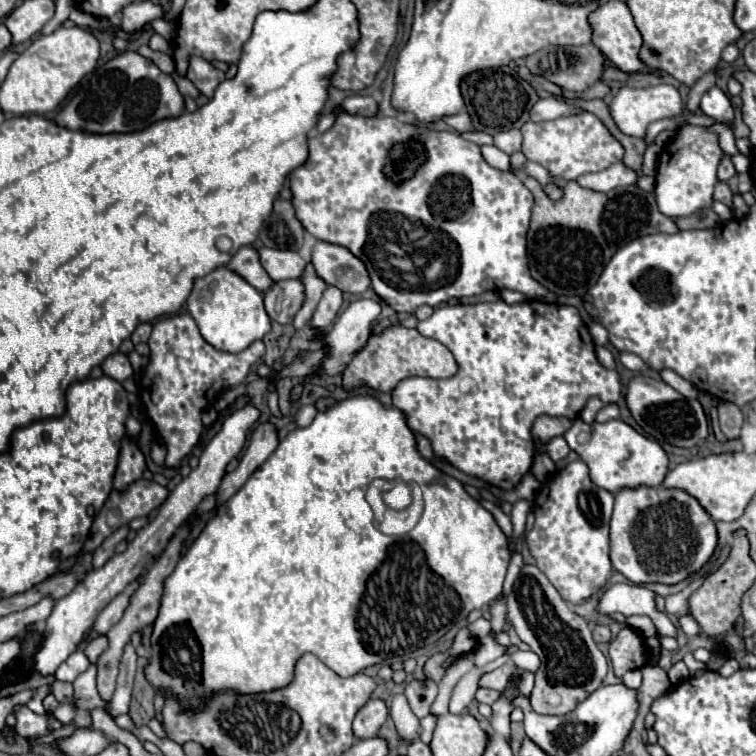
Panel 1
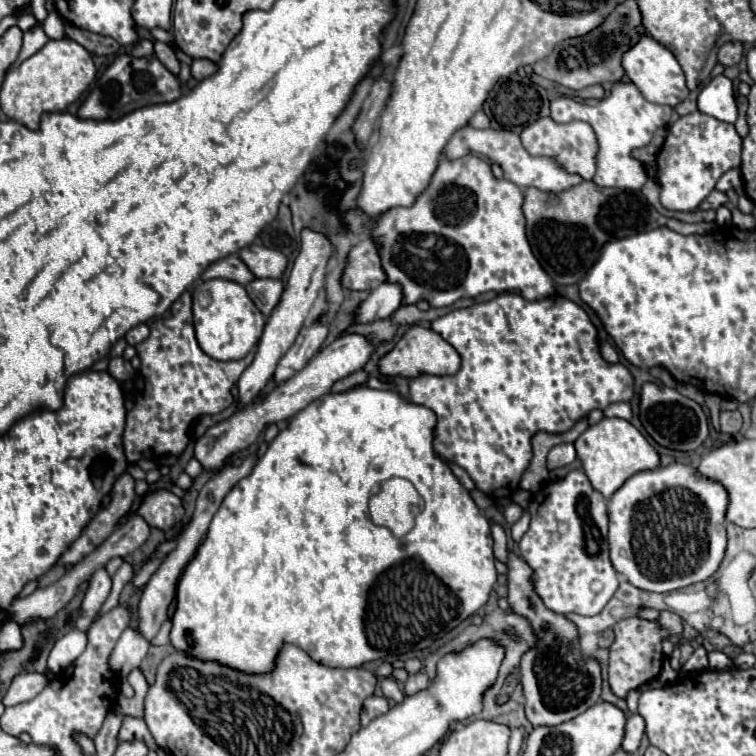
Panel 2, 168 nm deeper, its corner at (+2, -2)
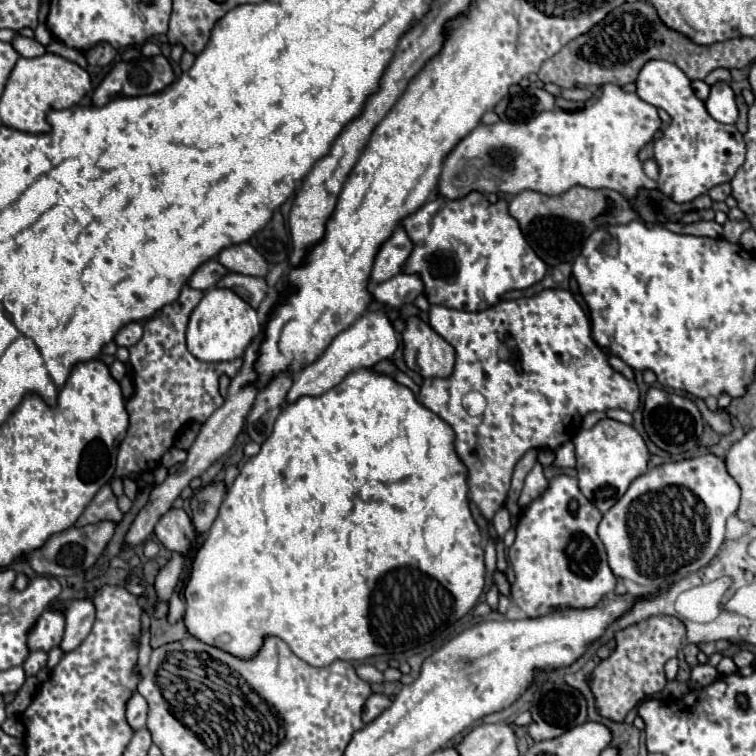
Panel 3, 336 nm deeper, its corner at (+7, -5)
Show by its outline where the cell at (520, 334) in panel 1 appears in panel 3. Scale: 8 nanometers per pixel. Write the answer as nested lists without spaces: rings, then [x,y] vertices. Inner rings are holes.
[[[546,289],[534,297],[500,301],[474,313],[432,305],[428,311],[428,323],[456,349],[456,367],[450,377],[424,379],[418,401],[452,427],[456,455],[468,469],[470,497],[488,521],[492,521],[494,513],[504,505],[514,465],[528,449],[536,447],[554,451],[580,431],[582,419],[590,411],[618,407],[632,413],[640,405],[638,385],[622,373],[610,369],[606,353],[598,349],[592,339],[592,327],[586,313],[570,291]],[[468,391],[478,391],[488,401],[486,411],[478,417],[468,415],[462,407],[462,397]]]

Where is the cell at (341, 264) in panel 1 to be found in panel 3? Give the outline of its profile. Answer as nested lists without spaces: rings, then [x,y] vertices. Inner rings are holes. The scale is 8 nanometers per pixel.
[[[398,225],[394,229],[394,233],[380,245],[376,259],[374,259],[374,267],[370,273],[370,281],[372,283],[382,283],[388,281],[390,277],[398,275],[406,257],[412,251],[412,241],[408,239],[406,231]]]

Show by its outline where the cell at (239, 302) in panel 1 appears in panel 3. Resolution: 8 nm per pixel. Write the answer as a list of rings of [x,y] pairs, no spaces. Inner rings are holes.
[[[214,287],[204,291],[204,297],[190,315],[186,343],[188,351],[200,361],[232,361],[244,355],[250,341],[260,333],[260,321],[256,311],[244,303],[234,291],[226,287]]]

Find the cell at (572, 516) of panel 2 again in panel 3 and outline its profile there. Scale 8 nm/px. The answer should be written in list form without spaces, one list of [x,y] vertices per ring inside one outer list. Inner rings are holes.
[[[556,475],[548,489],[534,499],[524,511],[516,525],[516,541],[508,549],[508,559],[512,563],[516,581],[512,585],[512,601],[528,615],[528,617],[544,617],[552,611],[562,609],[590,609],[596,607],[606,595],[610,595],[616,587],[616,577],[608,567],[604,545],[598,537],[598,523],[602,513],[588,501],[578,489],[576,477]]]

